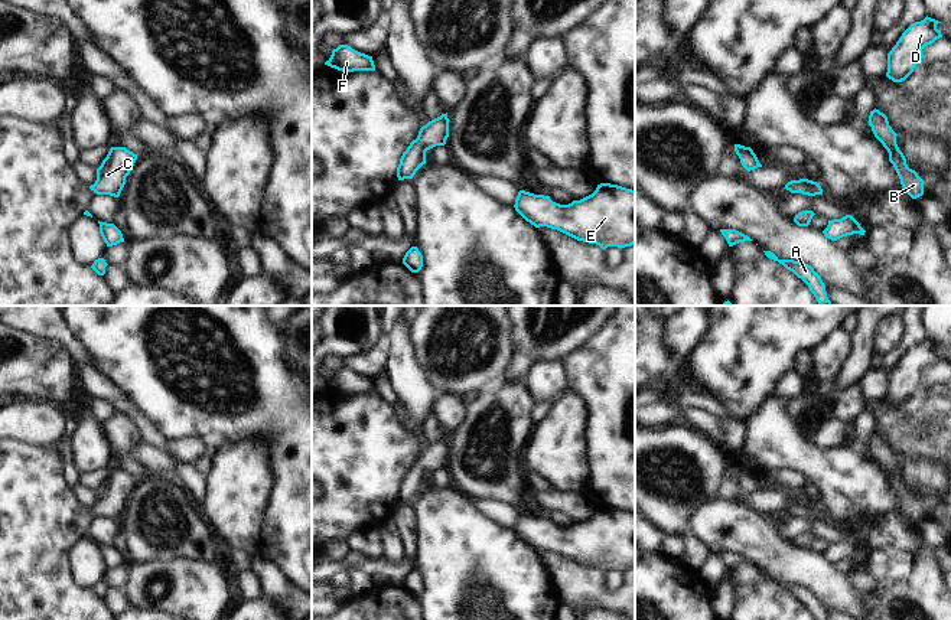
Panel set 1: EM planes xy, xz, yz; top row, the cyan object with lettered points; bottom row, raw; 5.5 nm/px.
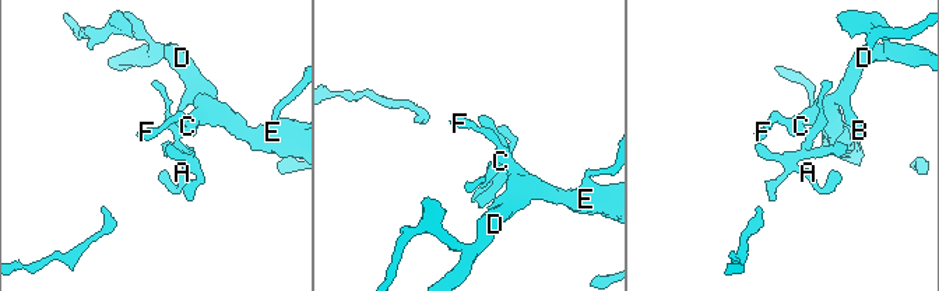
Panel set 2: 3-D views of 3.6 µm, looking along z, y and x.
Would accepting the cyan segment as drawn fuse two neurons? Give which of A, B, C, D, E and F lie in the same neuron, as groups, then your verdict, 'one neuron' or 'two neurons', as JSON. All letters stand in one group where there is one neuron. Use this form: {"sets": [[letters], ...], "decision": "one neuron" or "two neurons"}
{"sets": [["A", "B", "C", "D", "E", "F"]], "decision": "one neuron"}

